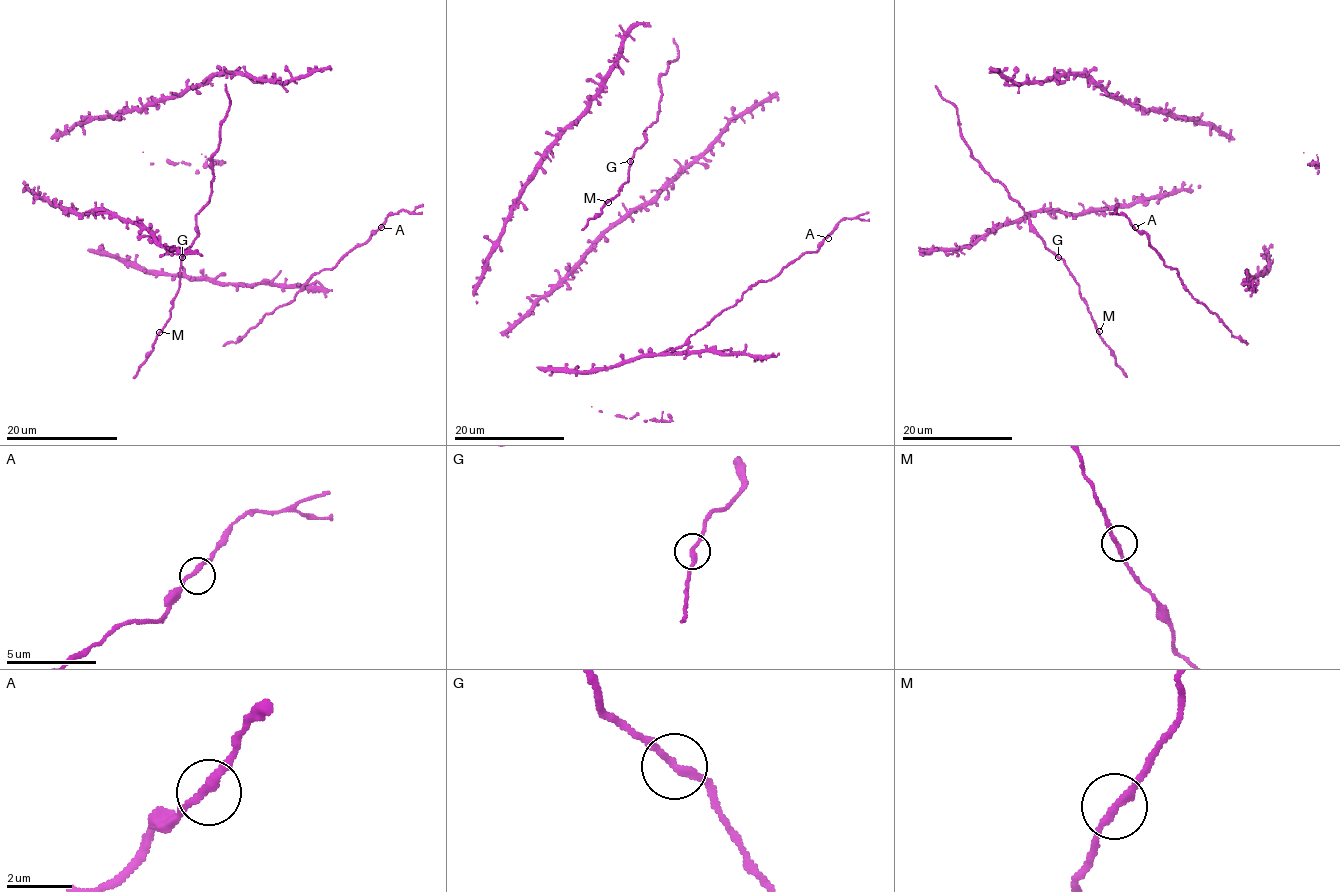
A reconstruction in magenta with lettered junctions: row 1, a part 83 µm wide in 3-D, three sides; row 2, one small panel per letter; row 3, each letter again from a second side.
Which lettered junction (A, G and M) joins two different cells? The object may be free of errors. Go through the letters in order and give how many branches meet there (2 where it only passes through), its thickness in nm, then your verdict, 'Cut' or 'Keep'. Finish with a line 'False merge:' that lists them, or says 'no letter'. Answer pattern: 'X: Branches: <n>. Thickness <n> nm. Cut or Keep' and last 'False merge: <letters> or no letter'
A: Branches: 2. Thickness 240 nm. Keep
G: Branches: 2. Thickness 240 nm. Keep
M: Branches: 2. Thickness 240 nm. Keep
False merge: no letter

